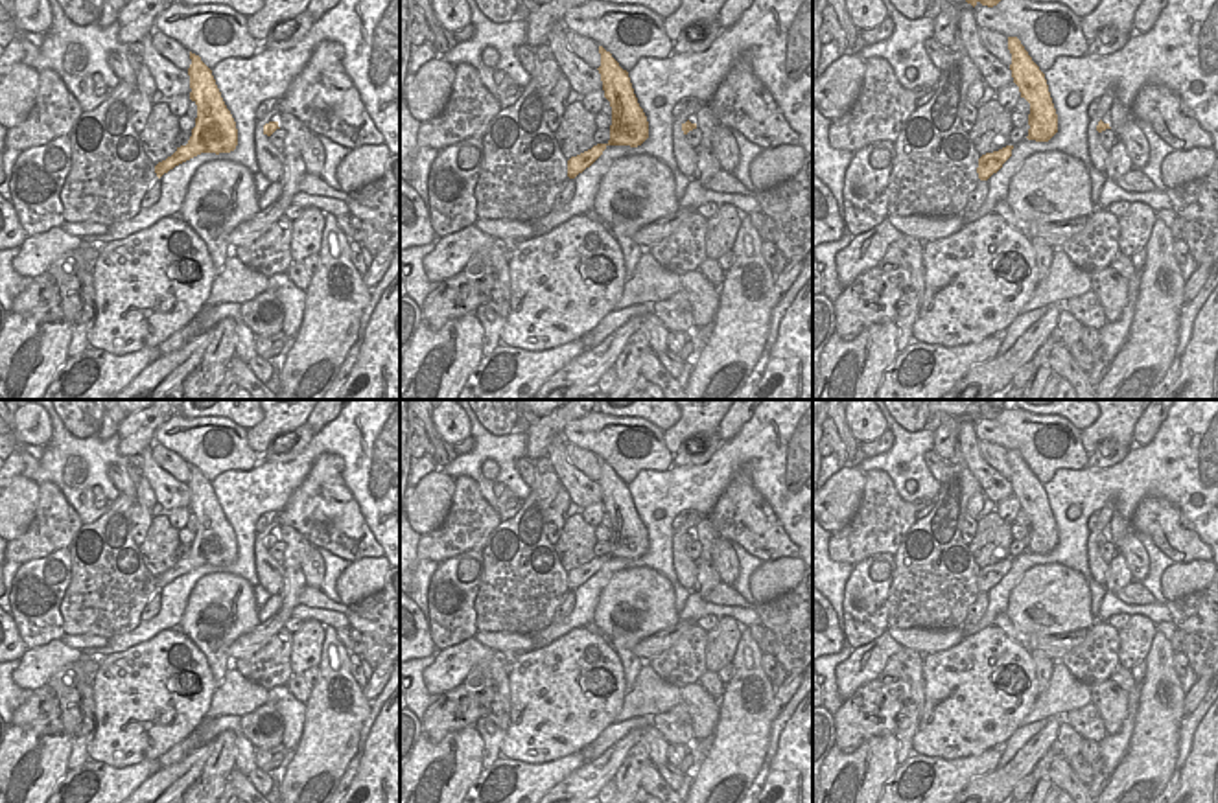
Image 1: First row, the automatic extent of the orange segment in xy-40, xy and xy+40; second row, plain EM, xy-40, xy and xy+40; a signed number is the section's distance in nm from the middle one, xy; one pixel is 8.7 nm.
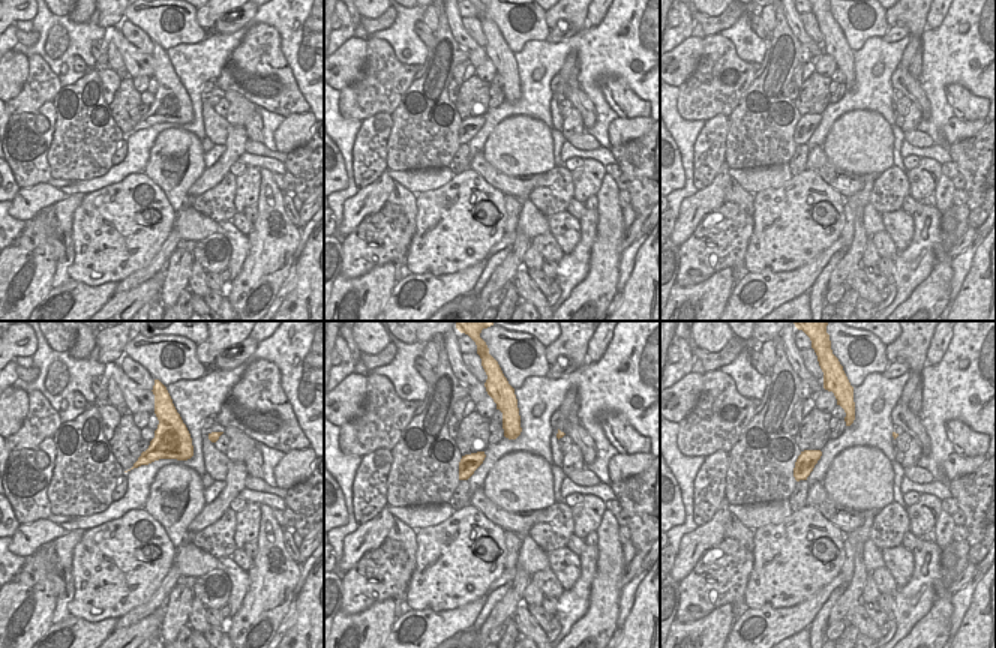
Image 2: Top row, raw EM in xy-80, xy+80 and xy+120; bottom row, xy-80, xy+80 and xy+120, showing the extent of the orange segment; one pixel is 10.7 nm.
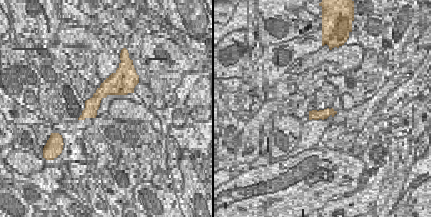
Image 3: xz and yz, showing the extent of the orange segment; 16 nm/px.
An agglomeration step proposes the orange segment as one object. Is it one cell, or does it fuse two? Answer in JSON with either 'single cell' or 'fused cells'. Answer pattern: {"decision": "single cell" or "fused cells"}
{"decision": "single cell"}

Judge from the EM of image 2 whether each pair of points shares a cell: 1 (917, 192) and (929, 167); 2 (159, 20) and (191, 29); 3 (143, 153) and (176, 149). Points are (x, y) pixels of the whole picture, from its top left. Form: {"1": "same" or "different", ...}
{"1": "same", "2": "same", "3": "different"}

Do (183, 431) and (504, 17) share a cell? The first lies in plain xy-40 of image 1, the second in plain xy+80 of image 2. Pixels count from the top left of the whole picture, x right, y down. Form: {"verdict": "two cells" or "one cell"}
{"verdict": "one cell"}

